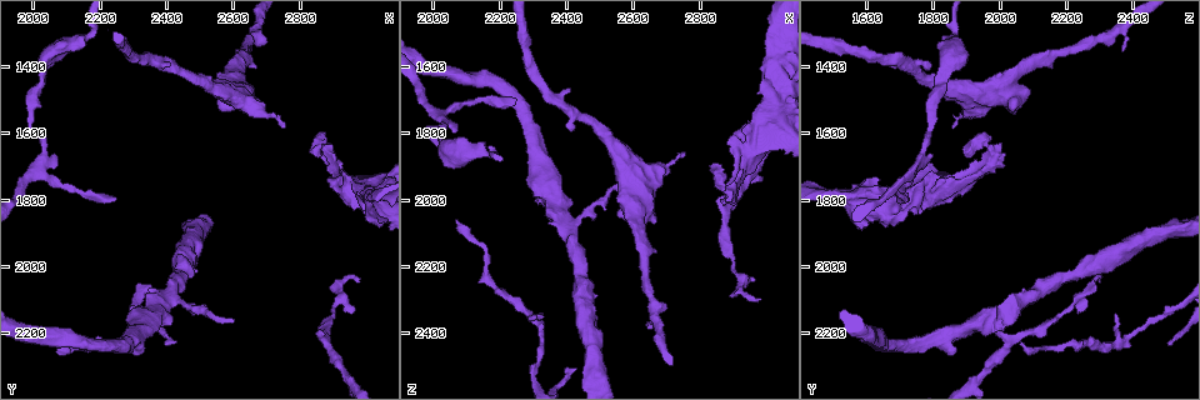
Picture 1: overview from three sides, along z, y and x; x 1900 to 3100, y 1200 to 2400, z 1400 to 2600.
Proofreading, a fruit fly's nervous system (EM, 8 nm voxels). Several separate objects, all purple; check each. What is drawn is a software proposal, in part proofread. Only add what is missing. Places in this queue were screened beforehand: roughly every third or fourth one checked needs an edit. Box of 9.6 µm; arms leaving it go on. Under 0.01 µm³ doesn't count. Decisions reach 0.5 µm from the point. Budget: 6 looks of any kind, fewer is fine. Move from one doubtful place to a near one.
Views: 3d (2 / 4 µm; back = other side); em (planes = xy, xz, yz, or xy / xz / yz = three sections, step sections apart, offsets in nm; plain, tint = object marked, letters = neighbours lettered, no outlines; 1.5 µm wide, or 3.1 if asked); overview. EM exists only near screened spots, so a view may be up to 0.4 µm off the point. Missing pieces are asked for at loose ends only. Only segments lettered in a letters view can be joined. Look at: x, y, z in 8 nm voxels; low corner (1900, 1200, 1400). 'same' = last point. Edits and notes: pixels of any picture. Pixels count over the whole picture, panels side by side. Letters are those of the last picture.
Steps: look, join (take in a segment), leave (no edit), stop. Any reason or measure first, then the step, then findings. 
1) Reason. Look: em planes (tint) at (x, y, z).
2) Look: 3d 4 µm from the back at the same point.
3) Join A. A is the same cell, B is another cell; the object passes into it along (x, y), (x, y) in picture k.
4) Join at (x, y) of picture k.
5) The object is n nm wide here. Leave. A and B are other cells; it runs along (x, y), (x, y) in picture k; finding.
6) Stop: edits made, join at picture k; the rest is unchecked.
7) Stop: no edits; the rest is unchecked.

Free end. Look: 3d 4 µm at (2070, 1690, 1780).

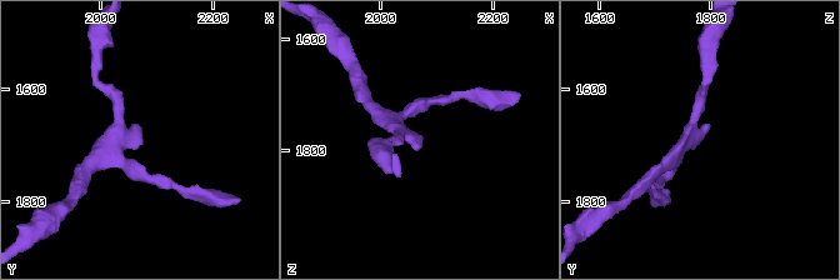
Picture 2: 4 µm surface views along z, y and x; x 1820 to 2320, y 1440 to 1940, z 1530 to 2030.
The arms are 170, 200 nm wide; shape alone is not enough. Look: em xy step 4 (letters) at (2070, 1695, 1785).

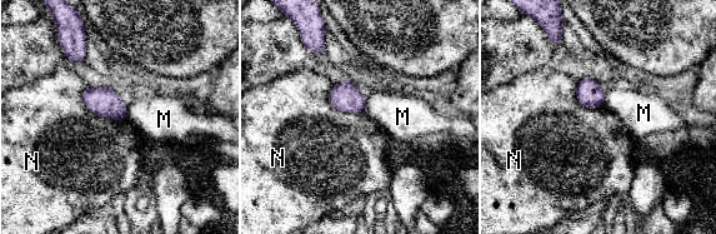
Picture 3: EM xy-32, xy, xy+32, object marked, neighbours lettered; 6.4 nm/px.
The object is 140 nm wide here. Leave. M and N are other cells; none of them fits.

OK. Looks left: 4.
Branch stops here. Look: em planes (tint) at (2750, 1590, 1860).

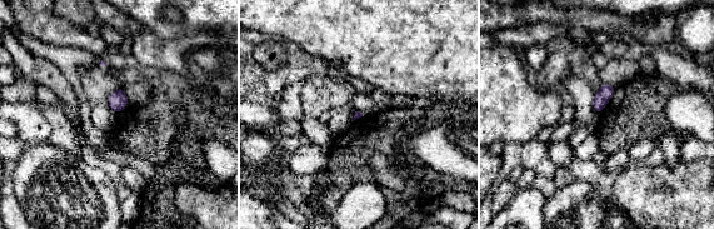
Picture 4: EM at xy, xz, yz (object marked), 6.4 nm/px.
Look: em planes (letters) at the same point.

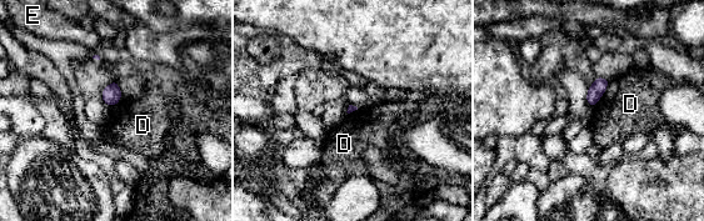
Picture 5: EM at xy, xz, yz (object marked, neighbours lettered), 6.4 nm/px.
Leave. D and E are other cells; a border runs along (609, 81), (603, 95), (590, 106) in picture 5; no lettered segment goes on from it.

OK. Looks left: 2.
Look: em planes (letters) at (2950, 2130, 2230).

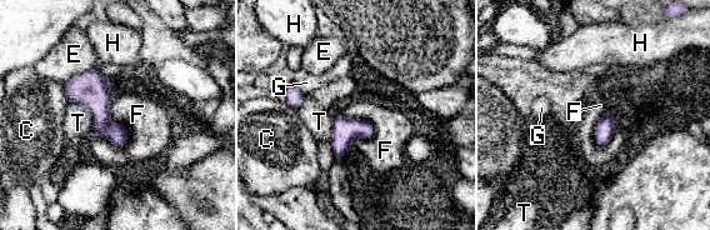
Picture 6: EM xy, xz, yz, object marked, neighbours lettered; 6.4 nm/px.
The object is 130 nm wide here. Leave. C, E, F, G, H and T are other cells; a border runs along (341, 114), (366, 120), (374, 134) in picture 6; none of them fits.

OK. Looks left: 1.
Stop: no edits; the rest is unchecked.

